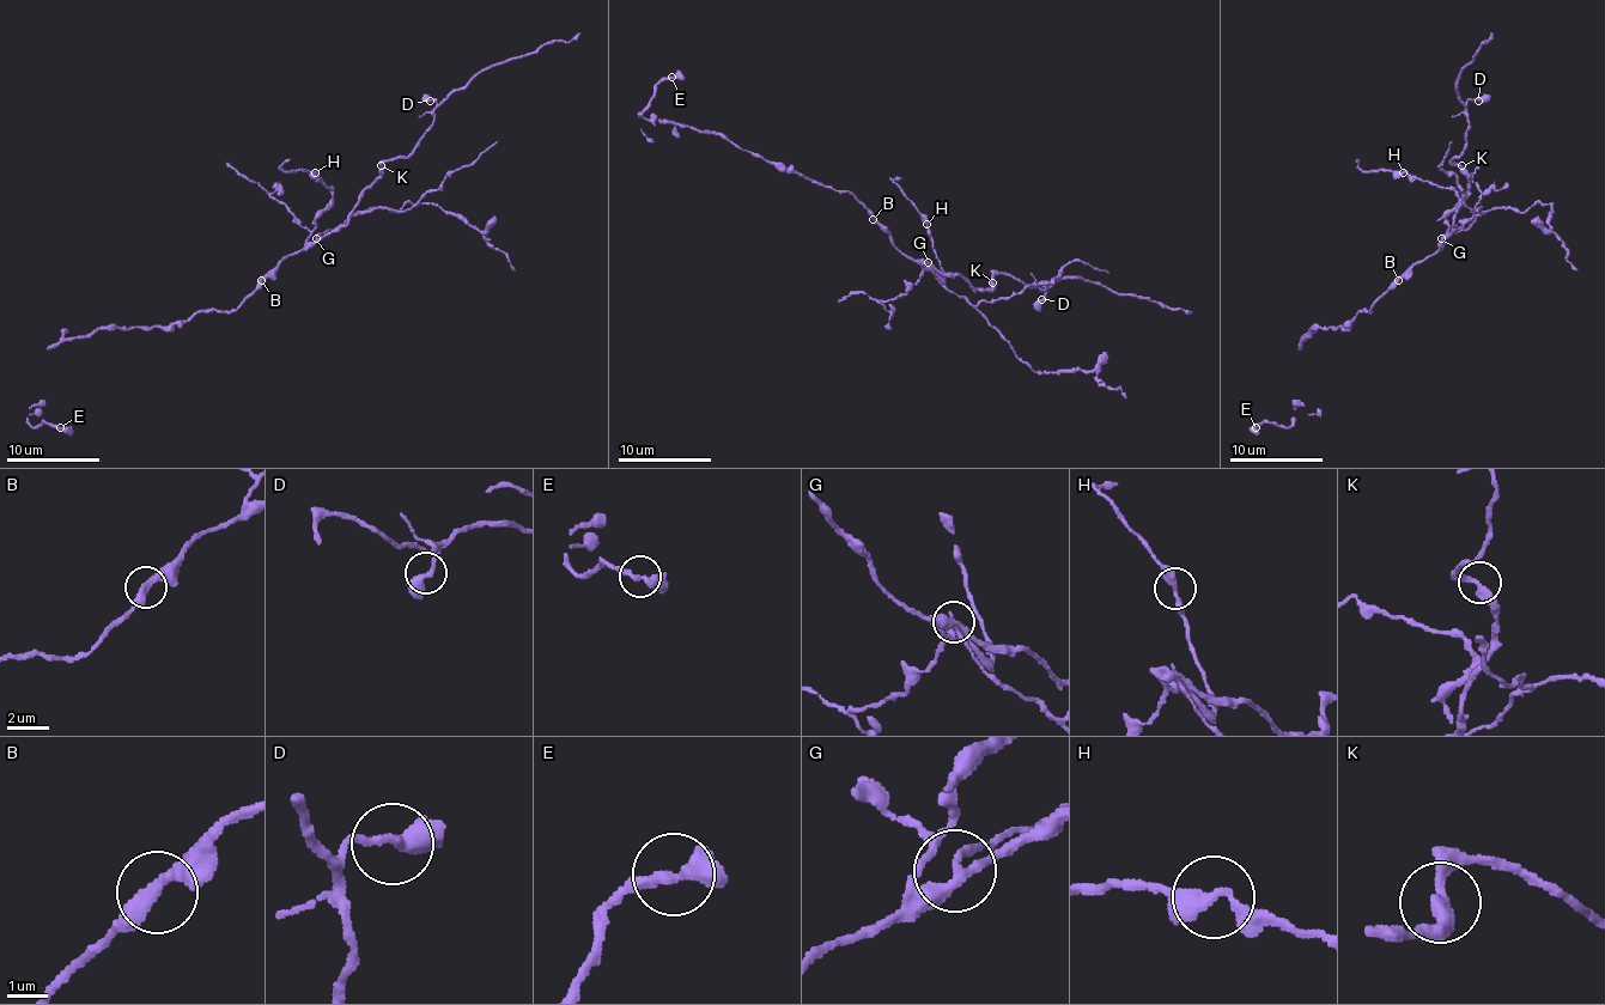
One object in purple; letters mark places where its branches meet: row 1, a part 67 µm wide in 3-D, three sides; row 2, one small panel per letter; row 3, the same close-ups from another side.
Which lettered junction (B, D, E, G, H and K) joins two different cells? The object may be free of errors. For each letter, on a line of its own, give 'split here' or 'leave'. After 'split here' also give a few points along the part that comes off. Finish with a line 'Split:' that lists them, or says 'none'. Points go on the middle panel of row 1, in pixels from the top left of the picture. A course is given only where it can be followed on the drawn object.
B: leave
D: leave
E: leave
G: split here | (926, 261), (941, 282), (965, 299), (1034, 371), (1093, 371), (1112, 388), (1119, 388), (1125, 397)
H: leave
K: leave
Split: G

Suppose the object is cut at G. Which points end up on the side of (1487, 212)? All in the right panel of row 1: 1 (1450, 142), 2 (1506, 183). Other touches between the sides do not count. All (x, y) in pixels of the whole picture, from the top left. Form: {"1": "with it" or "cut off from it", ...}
{"1": "with it", "2": "cut off from it"}

